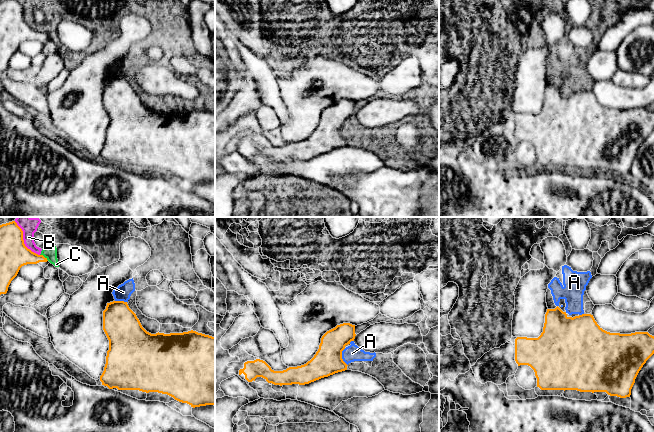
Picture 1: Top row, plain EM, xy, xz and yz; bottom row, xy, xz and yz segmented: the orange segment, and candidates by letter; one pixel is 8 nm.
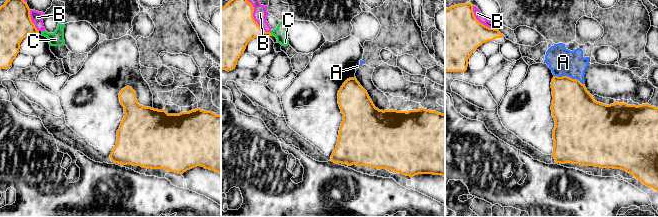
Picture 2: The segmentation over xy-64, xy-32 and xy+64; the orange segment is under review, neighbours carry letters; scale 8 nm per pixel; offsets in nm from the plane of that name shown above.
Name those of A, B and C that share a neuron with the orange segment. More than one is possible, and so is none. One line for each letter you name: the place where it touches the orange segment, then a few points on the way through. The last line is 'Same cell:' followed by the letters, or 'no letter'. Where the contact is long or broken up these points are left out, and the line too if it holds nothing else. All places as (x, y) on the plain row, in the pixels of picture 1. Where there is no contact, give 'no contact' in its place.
Same cell: no letter

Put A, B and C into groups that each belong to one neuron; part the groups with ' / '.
A B C

